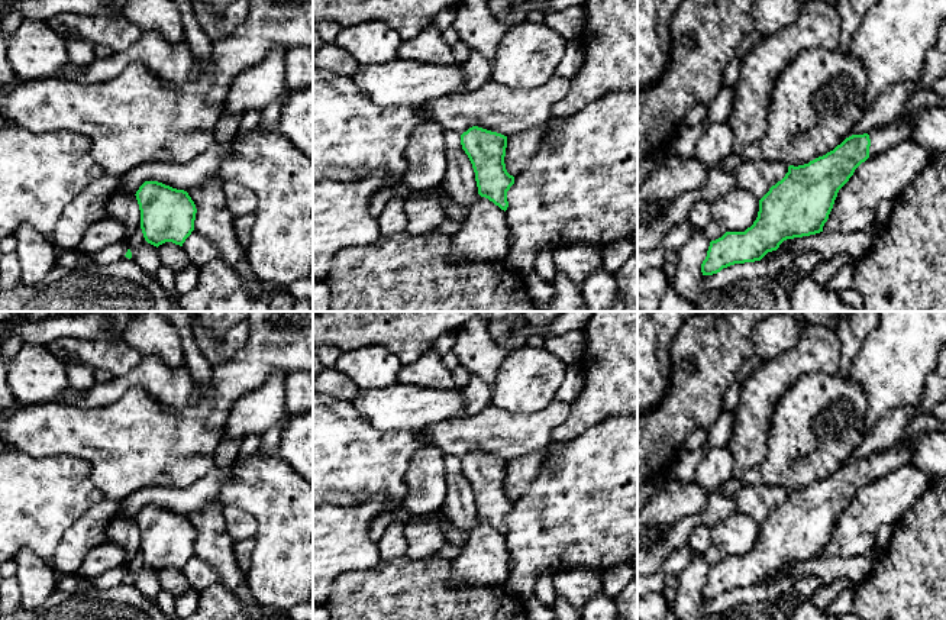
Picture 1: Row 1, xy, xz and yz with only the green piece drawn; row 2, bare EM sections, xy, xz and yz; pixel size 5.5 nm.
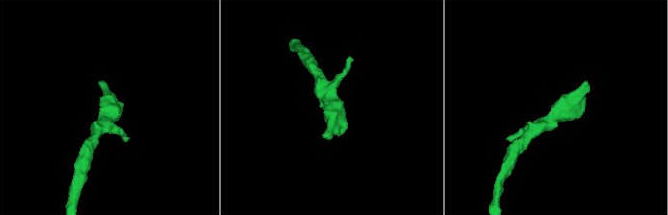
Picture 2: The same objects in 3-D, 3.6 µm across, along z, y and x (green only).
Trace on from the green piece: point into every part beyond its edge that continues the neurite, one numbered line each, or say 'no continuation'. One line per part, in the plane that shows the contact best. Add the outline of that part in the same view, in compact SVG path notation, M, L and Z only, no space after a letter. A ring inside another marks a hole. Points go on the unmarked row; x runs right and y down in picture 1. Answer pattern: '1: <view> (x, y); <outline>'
1: yz (891, 458); M934 414L914 417L907 424L904 435L892 446L869 458L869 481L878 479L901 465L908 464L913 456L911 442L921 432L934 430L946 432L946 420L940 420Z

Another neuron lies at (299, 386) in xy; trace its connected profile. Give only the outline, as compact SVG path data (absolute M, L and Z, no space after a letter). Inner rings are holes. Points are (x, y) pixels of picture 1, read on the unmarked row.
M313 372L288 374L284 390L287 417L313 410Z

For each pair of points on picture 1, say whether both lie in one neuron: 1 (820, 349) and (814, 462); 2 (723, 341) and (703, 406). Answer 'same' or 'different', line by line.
1: different
2: same

